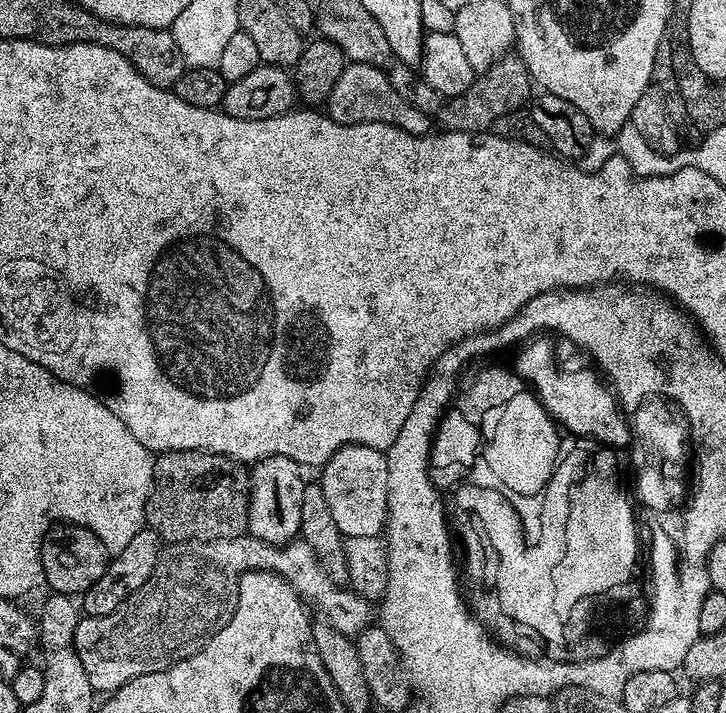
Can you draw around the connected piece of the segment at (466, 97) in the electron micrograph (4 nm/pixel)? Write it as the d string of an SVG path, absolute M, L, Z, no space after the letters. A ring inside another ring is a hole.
M509 54L492 68L479 73L470 90L460 96L451 97L441 105L438 113L439 127L446 132L489 131L494 118L521 111L533 95L532 88L534 89L534 84L528 75L528 67L519 55Z

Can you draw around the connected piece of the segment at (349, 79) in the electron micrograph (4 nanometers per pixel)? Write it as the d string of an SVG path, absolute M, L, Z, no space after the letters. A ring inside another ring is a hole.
M345 63L338 82L334 82L334 90L330 90L326 115L339 124L378 122L389 124L398 130L406 130L406 134L415 136L426 136L430 132L430 127L428 128L430 116L398 95L383 67L368 64Z

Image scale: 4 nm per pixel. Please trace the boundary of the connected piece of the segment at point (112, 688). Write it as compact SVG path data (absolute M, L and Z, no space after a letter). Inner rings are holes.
M245 534L221 540L195 540L185 544L168 544L161 551L156 569L150 574L150 578L129 600L122 602L122 606L118 606L114 614L85 615L78 622L74 641L76 653L90 678L93 693L117 692L126 682L142 674L154 674L158 670L166 670L202 650L202 646L206 646L206 642L214 638L214 634L218 634L218 630L226 626L226 622L230 622L236 609L236 585L240 583L240 575L244 572L278 574L292 585L292 589L300 595L305 605L323 623L347 636L355 638L373 623L373 605L352 591L351 587L341 583L337 577L328 573L317 558L316 552L310 550L310 546L306 546L306 542L299 538L290 541L289 544L279 545L267 544L251 534Z

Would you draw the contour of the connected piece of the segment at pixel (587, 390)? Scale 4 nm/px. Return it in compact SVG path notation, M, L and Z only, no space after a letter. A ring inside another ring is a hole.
M540 336L537 340L530 341L517 354L514 371L535 392L540 405L565 433L573 432L576 438L597 440L600 444L607 444L612 450L624 450L631 445L633 429L614 395L620 384L612 389L595 371L592 373L588 368L581 372L563 372L556 361L556 352L546 337Z

